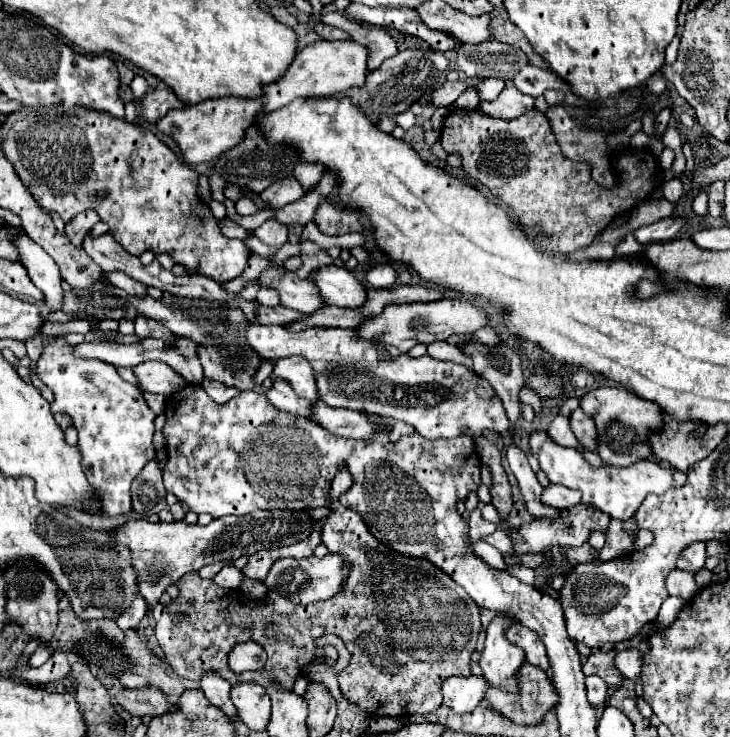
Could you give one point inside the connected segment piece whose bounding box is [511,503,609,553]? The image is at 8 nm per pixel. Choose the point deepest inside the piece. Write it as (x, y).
(572, 528)

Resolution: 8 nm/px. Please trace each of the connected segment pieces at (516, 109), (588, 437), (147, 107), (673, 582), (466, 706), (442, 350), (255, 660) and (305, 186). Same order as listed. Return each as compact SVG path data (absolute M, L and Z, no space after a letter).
M509 83L495 101L479 103L477 111L485 113L485 115L491 115L491 117L499 117L499 119L515 119L515 117L531 111L533 107L535 107L535 97L517 91Z
M575 409L573 415L569 417L571 423L571 431L575 433L577 441L587 447L593 449L593 443L597 443L597 431L593 427L593 419L589 415L585 415L583 409Z
M159 83L153 91L145 93L145 97L139 103L141 103L141 117L149 123L155 123L161 115L167 113L167 109L183 107L183 103L165 83Z
M679 569L671 571L669 579L665 579L665 583L667 583L669 595L675 595L683 601L693 599L693 595L697 595L697 591L699 591L699 585L695 583L695 577L685 573L685 571L679 571Z
M449 677L443 681L443 705L451 707L455 713L473 711L485 691L487 683L483 677Z
M431 343L427 347L427 353L435 359L447 359L447 361L455 361L459 365L465 365L469 367L471 365L471 359L457 347L457 345L449 345L449 343Z
M239 643L229 651L229 667L235 675L245 671L259 671L265 667L265 649L259 643Z
M300 163L293 172L303 191L312 189L323 175L323 166L319 163Z

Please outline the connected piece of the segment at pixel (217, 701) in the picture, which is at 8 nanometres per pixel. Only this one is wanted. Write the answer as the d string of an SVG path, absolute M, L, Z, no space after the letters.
M205 671L205 675L201 677L199 685L201 685L201 691L205 693L205 697L209 699L209 703L217 705L229 717L237 715L235 707L233 707L233 703L229 699L231 683L227 679L223 679L217 671Z

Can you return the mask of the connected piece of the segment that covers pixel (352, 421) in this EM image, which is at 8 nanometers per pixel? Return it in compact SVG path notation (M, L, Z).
M317 401L309 411L311 411L311 419L317 425L321 425L323 429L327 429L339 437L365 439L365 435L373 435L373 431L383 429L383 427L369 423L359 411L335 409L335 407L325 405L323 401Z

